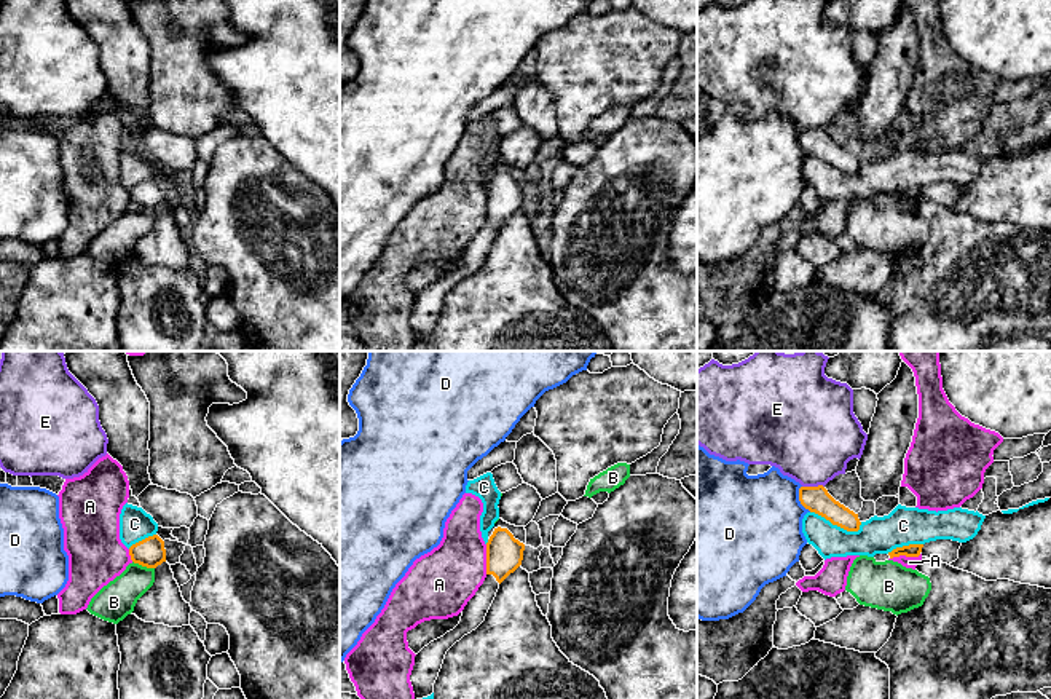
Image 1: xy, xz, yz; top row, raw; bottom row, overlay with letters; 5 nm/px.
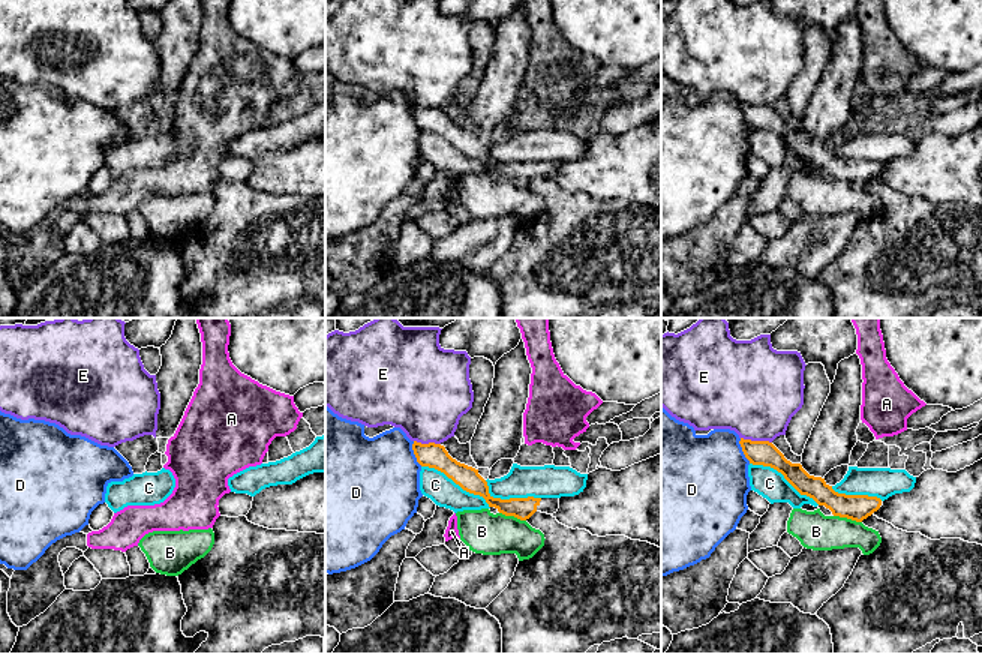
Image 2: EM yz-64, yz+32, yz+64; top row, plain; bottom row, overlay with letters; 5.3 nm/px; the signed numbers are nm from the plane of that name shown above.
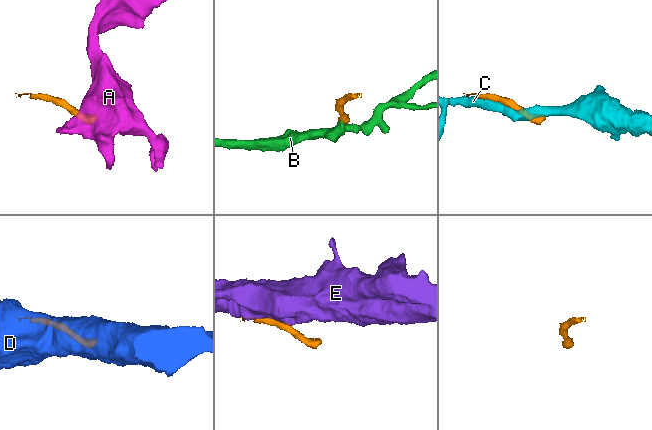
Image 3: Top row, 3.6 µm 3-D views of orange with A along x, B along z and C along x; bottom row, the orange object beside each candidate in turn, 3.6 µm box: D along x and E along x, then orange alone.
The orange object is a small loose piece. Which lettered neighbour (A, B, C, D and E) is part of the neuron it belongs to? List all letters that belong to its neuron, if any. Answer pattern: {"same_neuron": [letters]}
{"same_neuron": []}

